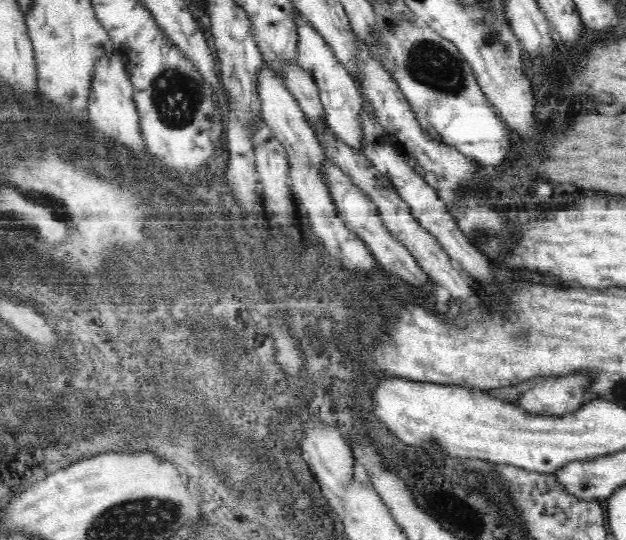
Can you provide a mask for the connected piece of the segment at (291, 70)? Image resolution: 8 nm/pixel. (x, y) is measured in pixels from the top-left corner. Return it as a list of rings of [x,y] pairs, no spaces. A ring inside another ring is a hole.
[[[292,62],[283,65],[282,80],[292,97],[296,99],[313,131],[316,133],[318,130],[326,128],[327,123],[324,123],[326,113],[314,79],[299,64]]]

